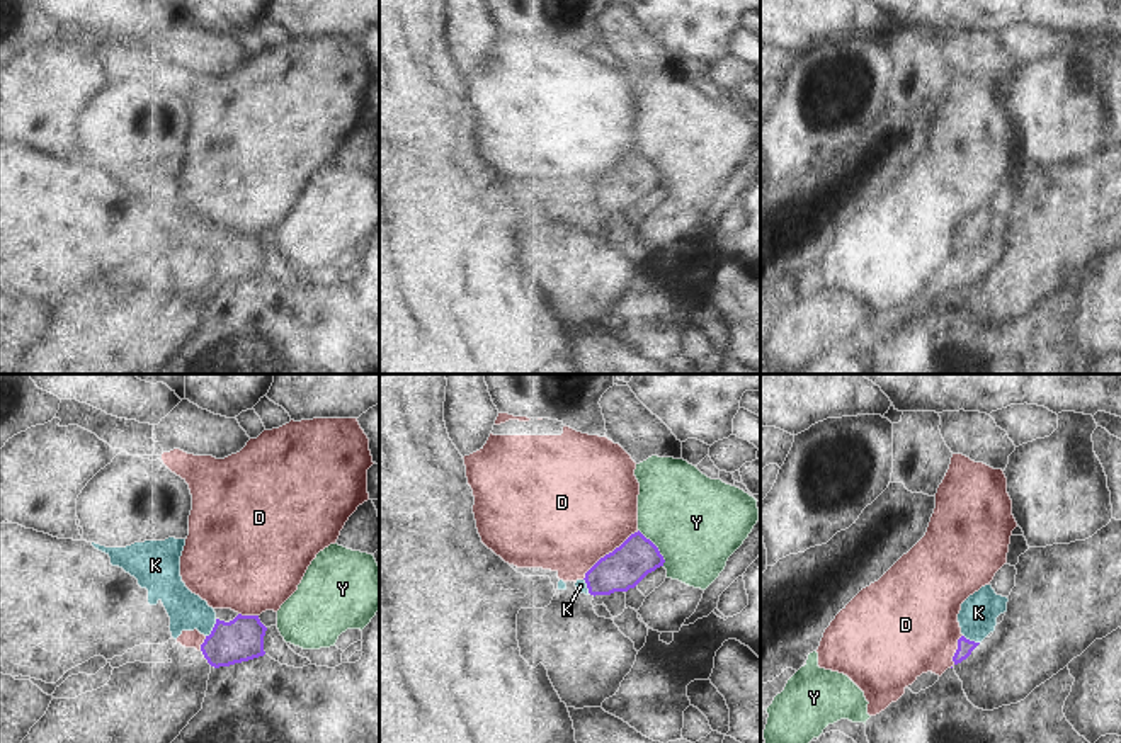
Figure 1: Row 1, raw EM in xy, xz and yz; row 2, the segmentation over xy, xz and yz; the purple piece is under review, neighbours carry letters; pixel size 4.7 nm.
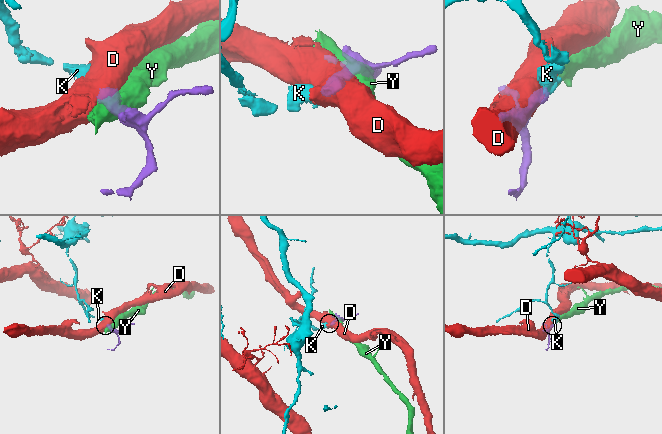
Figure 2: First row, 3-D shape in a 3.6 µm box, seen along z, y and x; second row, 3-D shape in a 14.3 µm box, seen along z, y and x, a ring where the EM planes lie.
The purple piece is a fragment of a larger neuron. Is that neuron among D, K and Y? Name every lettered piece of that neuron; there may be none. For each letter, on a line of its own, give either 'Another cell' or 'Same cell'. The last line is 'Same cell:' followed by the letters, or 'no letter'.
D: Another cell
K: Same cell
Y: Another cell
Same cell: K.

